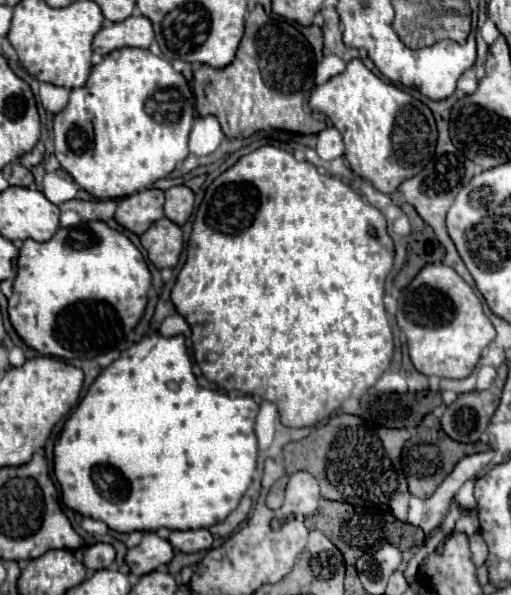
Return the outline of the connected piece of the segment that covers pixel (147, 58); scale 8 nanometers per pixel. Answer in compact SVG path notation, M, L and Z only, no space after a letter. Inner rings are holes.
M120 48L92 68L82 88L74 88L68 106L54 118L54 156L74 182L96 198L120 198L166 178L188 156L188 134L194 124L192 92L172 64L150 50Z

